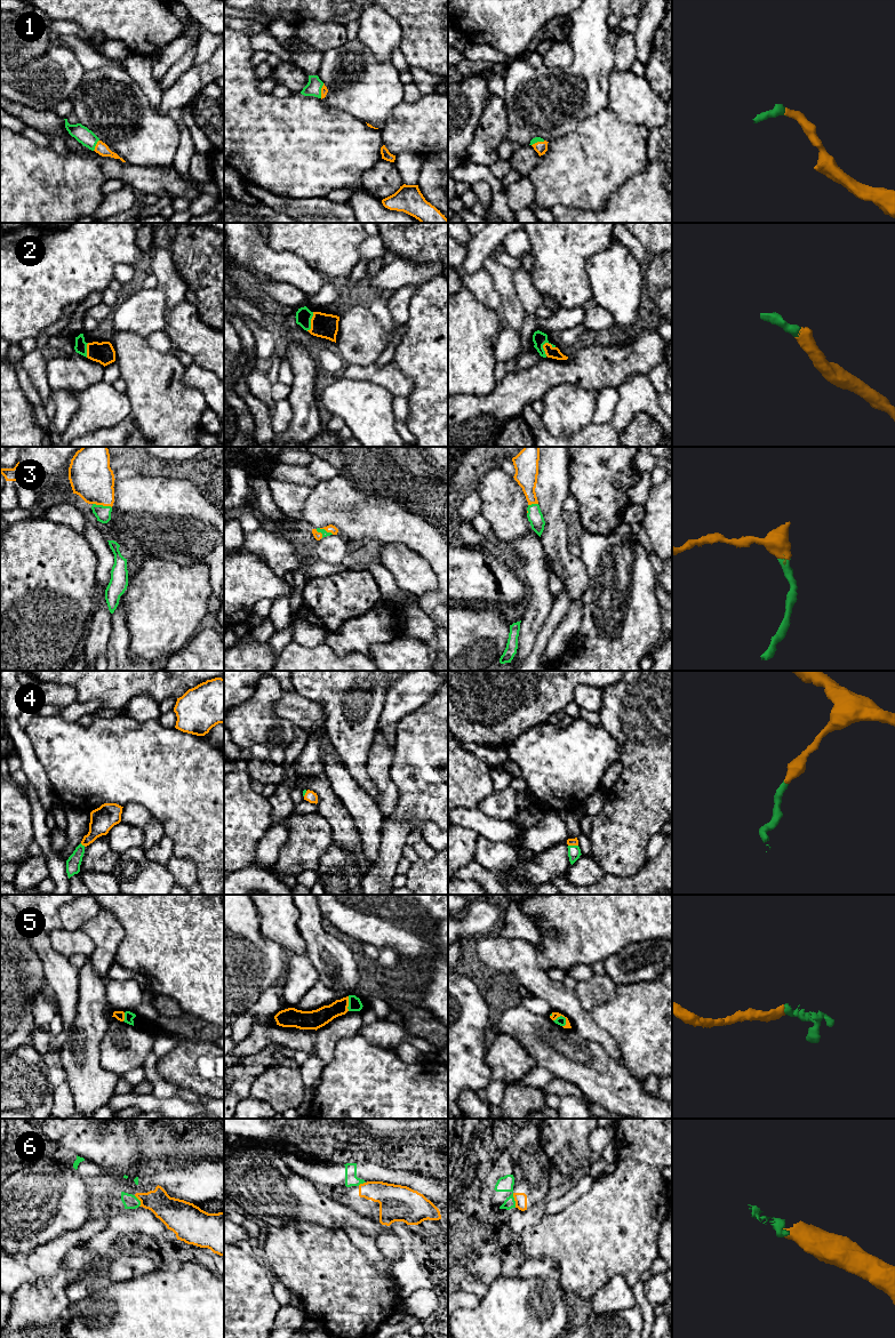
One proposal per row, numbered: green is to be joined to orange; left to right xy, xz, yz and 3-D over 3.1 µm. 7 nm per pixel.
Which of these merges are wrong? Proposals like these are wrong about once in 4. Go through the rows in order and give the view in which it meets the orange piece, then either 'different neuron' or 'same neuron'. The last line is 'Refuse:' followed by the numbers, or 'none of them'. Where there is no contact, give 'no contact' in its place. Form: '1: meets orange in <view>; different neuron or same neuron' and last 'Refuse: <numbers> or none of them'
1: meets orange in xy; same neuron
2: meets orange in yz; same neuron
3: meets orange in xy; same neuron
4: meets orange in xy; same neuron
5: meets orange in yz; same neuron
6: meets orange in yz; different neuron
Refuse: 6

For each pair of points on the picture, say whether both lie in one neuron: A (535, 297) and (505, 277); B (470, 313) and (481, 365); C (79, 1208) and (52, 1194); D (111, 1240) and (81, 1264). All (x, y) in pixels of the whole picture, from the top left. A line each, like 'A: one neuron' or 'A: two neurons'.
A: two neurons
B: one neuron
C: one neuron
D: two neurons

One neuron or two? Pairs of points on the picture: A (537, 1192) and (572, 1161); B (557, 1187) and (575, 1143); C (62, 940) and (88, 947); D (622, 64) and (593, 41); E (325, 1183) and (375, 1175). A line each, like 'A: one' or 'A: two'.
A: two
B: one
C: one
D: two
E: one

